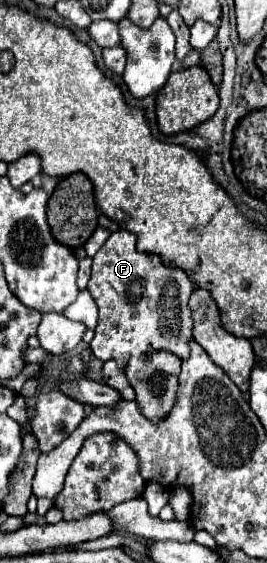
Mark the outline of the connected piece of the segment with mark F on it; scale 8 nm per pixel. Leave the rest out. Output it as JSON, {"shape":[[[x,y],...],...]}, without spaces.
{"shape":[[[126,229],[112,233],[94,257],[88,281],[88,291],[100,311],[96,335],[90,343],[92,353],[102,361],[114,359],[120,367],[126,367],[132,353],[156,349],[168,349],[180,359],[188,357],[188,341],[192,339],[188,297],[192,287],[184,269],[166,265],[160,255],[136,251],[134,233]]]}

